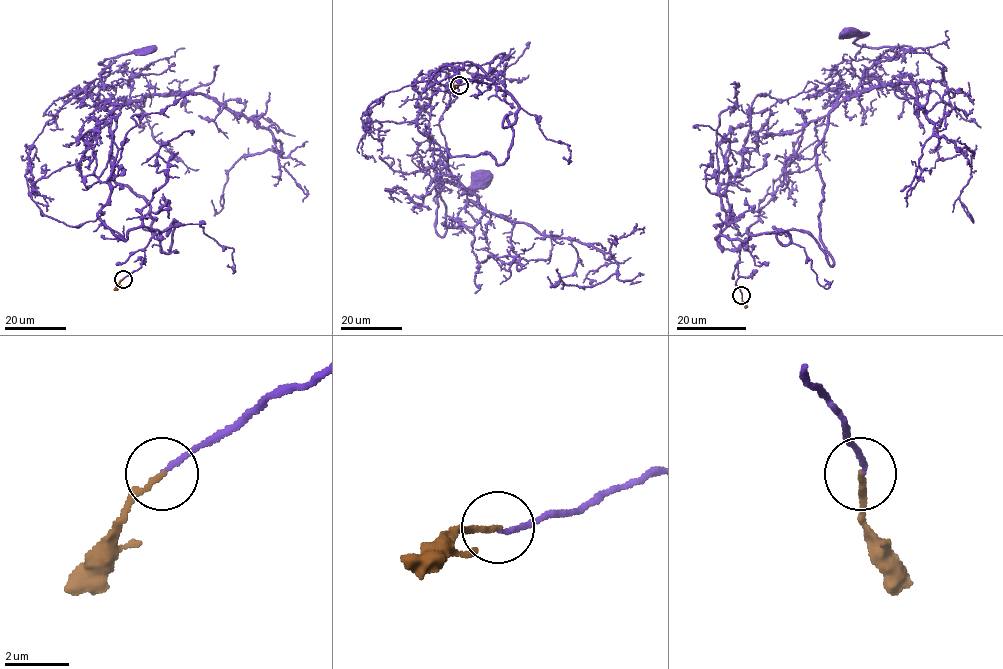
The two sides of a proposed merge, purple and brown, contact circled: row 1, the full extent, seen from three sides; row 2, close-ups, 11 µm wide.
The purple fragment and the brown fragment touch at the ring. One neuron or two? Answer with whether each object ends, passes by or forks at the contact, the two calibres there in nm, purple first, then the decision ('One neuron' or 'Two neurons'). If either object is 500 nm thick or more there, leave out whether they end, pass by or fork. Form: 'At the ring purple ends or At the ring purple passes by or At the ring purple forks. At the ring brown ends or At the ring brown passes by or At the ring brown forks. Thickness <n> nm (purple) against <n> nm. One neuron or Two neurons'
At the ring purple ends. At the ring brown ends. Thickness 130 nm (purple) against 160 nm. One neuron

